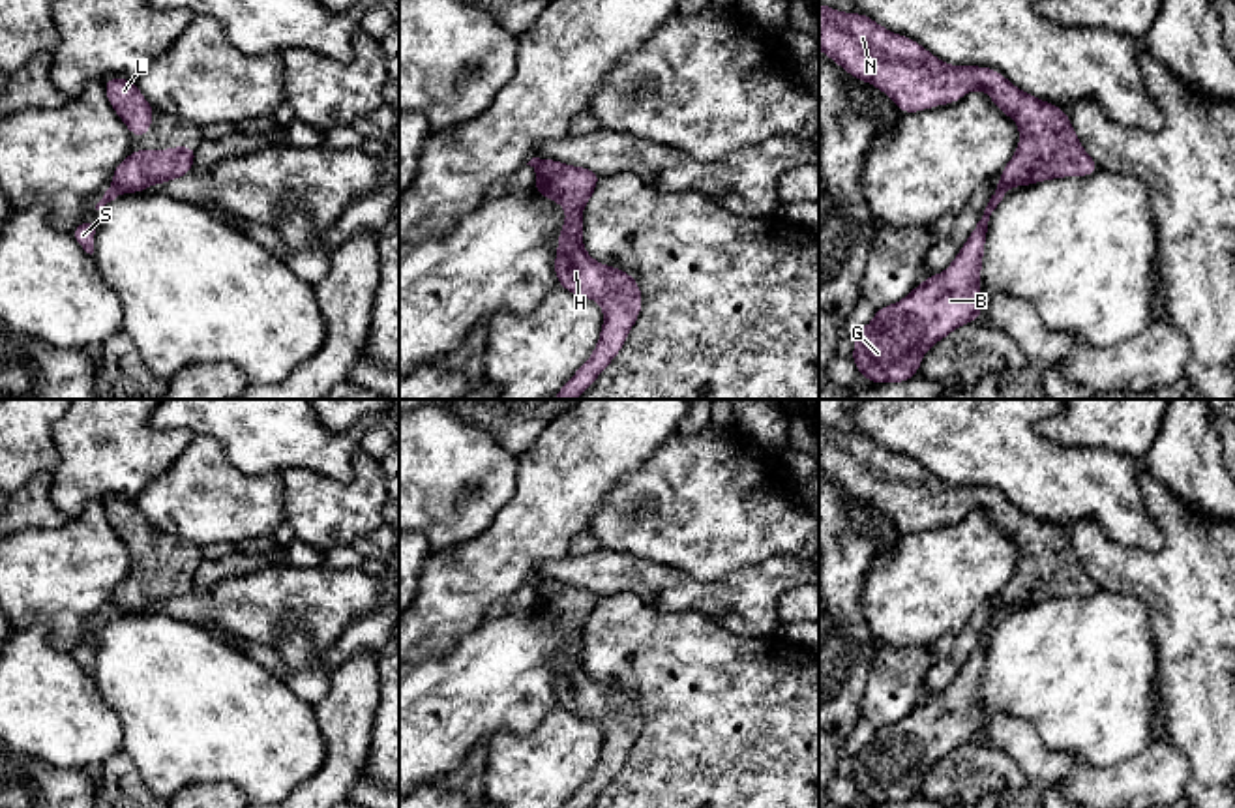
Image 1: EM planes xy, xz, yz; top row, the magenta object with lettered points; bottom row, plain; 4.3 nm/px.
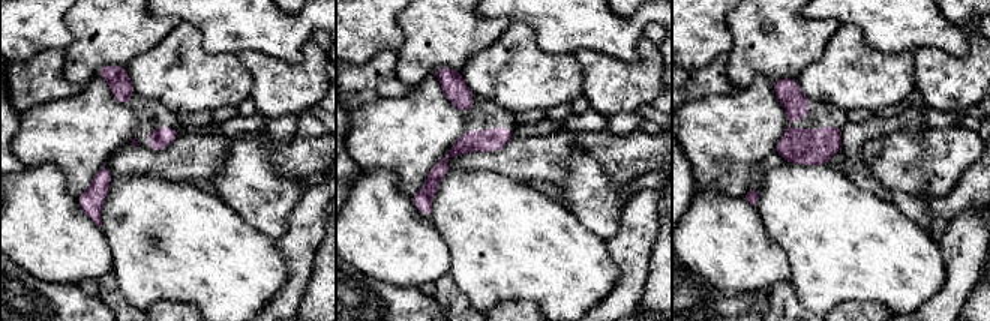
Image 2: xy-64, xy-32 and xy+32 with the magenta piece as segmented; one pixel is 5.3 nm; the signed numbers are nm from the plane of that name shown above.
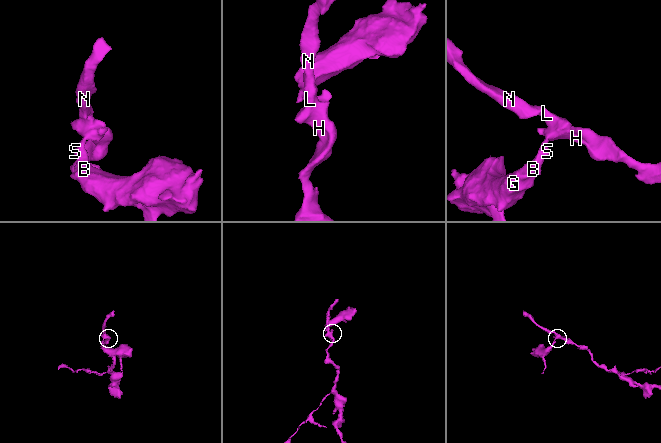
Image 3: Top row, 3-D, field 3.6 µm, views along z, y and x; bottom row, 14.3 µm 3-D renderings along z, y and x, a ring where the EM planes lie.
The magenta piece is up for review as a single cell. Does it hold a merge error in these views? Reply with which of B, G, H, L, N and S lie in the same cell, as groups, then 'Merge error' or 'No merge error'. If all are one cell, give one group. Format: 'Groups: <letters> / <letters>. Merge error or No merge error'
Groups: B G S / H L N. Merge error

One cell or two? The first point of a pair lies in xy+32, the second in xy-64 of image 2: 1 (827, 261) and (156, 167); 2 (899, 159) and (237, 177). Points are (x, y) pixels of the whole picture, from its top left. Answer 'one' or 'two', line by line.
1: two
2: two

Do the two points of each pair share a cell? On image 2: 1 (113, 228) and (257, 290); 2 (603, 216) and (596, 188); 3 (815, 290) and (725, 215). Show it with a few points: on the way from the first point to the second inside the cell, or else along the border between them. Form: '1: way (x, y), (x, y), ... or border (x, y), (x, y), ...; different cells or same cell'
1: way (149, 228), (221, 264); same cell
2: way (599, 209), (596, 195); same cell
3: border (771, 239), (786, 255), (791, 281); different cells

